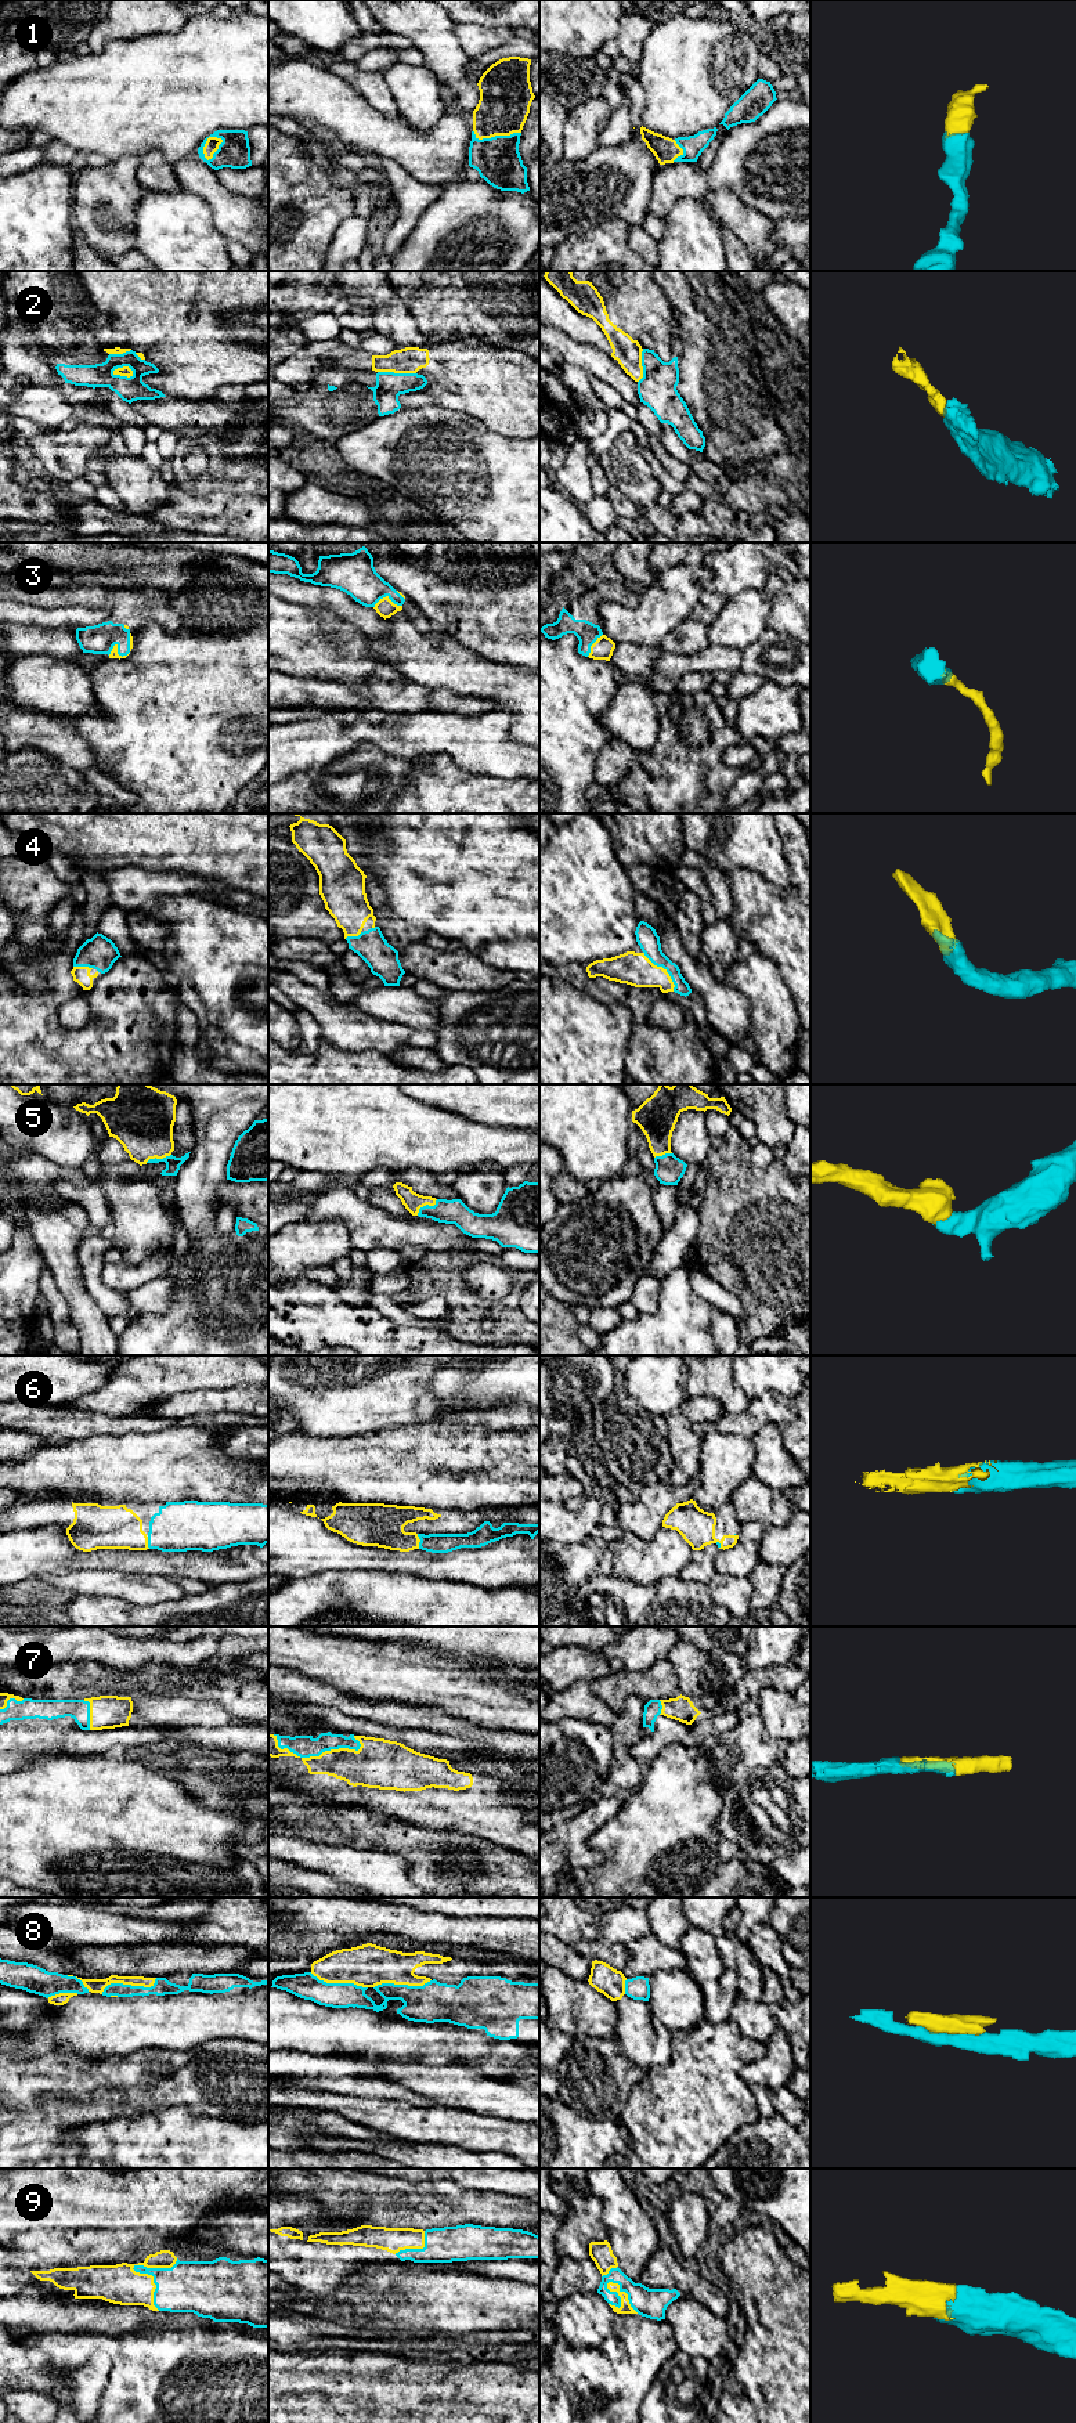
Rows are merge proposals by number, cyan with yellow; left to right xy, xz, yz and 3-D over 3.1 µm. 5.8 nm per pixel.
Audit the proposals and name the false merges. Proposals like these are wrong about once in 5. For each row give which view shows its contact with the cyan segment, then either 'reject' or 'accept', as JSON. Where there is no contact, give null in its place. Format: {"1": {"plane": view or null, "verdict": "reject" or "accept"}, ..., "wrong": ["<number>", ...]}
{"1": {"plane": "xy", "verdict": "accept"}, "2": {"plane": "xy", "verdict": "reject"}, "3": {"plane": "xy", "verdict": "accept"}, "4": {"plane": "yz", "verdict": "accept"}, "5": {"plane": "xz", "verdict": "accept"}, "6": {"plane": "xz", "verdict": "accept"}, "7": {"plane": "xz", "verdict": "accept"}, "8": {"plane": "xy", "verdict": "accept"}, "9": {"plane": "xy", "verdict": "accept"}, "wrong": ["2"]}

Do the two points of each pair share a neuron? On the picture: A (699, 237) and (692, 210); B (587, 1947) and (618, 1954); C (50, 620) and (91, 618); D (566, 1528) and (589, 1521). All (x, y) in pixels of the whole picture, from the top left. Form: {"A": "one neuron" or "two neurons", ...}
{"A": "one neuron", "B": "one neuron", "C": "one neuron", "D": "one neuron"}

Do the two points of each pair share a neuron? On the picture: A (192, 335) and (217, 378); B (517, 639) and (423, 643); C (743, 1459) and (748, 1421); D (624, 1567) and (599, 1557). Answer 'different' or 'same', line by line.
A: same
B: different
C: different
D: different

